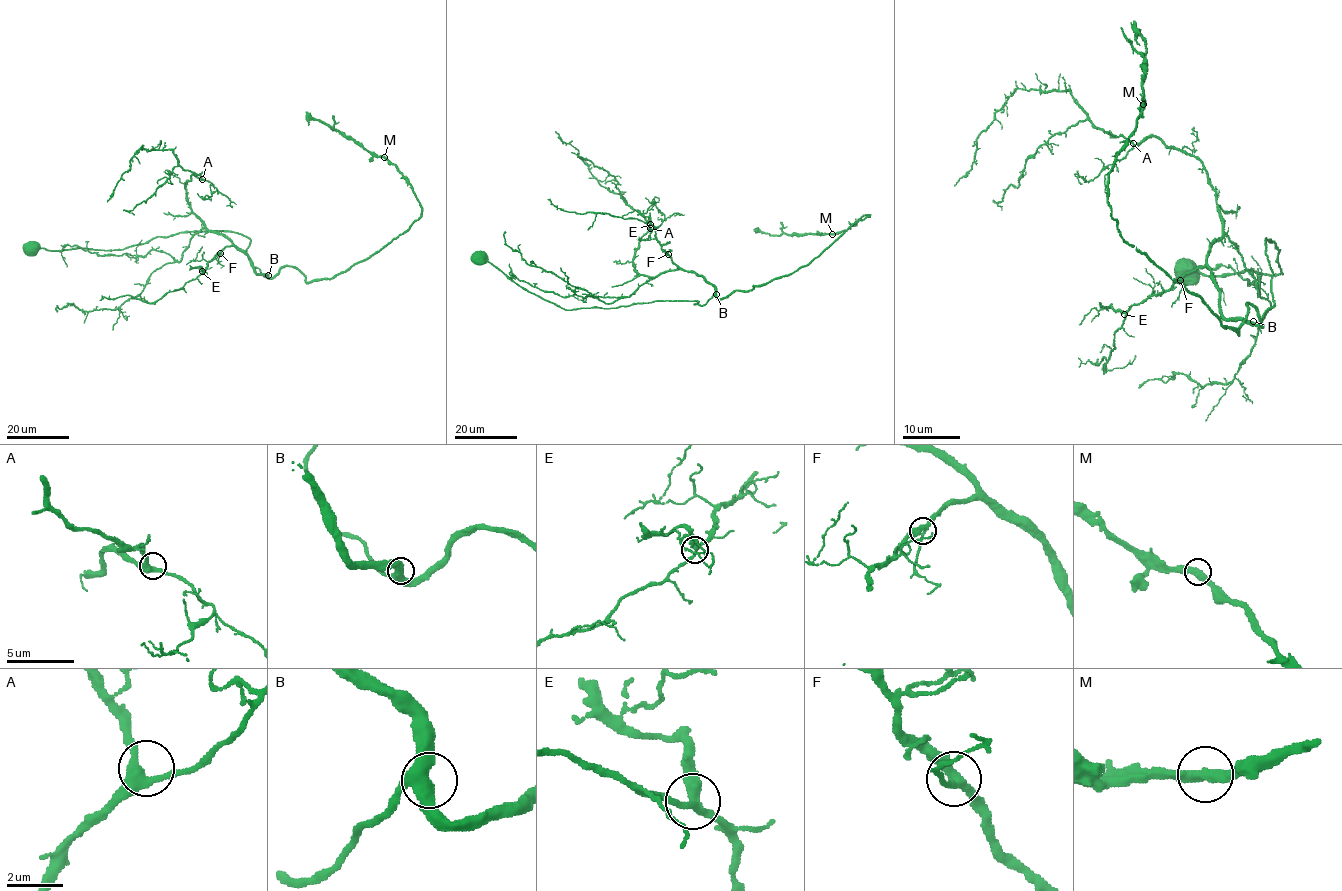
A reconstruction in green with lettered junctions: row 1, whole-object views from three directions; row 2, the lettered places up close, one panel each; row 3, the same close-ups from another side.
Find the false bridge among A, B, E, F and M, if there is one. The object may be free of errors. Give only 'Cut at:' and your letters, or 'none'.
Cut at: none

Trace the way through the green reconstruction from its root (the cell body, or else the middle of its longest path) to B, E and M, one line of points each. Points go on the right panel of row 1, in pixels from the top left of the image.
B: (1186, 268), (1276, 275), (1272, 241), (1265, 252), (1273, 305), (1253, 321)
E: (1186, 268), (1282, 272), (1279, 250), (1265, 239), (1273, 305), (1258, 323), (1222, 314), (1206, 267), (1124, 314)
M: (1186, 268), (1282, 272), (1265, 239), (1273, 305), (1237, 333), (1121, 237), (1107, 176), (1143, 103)

